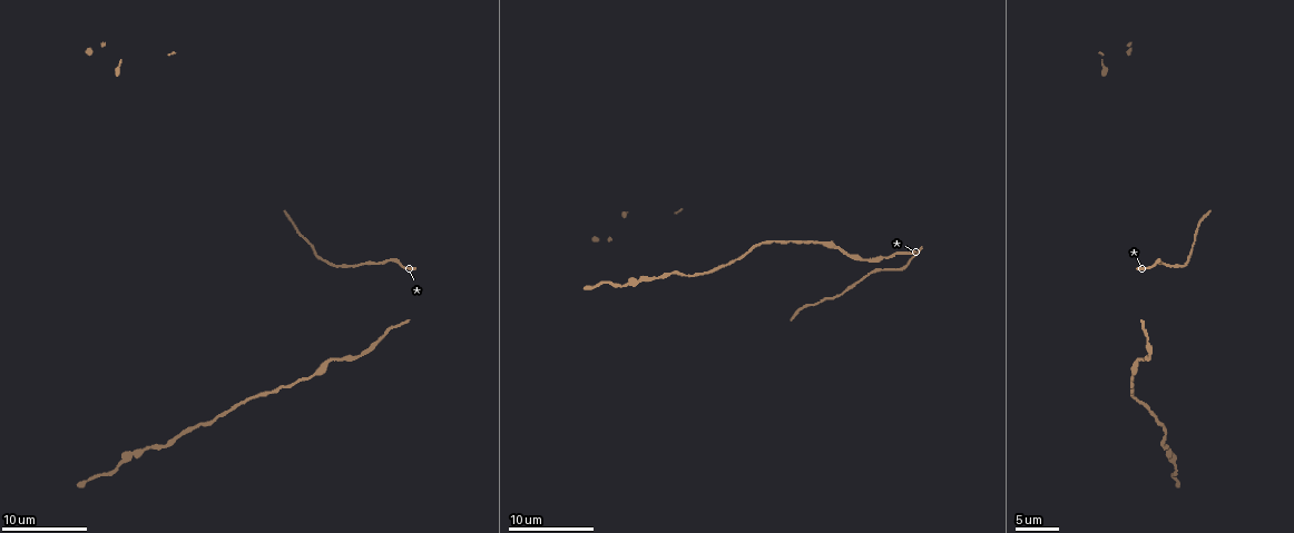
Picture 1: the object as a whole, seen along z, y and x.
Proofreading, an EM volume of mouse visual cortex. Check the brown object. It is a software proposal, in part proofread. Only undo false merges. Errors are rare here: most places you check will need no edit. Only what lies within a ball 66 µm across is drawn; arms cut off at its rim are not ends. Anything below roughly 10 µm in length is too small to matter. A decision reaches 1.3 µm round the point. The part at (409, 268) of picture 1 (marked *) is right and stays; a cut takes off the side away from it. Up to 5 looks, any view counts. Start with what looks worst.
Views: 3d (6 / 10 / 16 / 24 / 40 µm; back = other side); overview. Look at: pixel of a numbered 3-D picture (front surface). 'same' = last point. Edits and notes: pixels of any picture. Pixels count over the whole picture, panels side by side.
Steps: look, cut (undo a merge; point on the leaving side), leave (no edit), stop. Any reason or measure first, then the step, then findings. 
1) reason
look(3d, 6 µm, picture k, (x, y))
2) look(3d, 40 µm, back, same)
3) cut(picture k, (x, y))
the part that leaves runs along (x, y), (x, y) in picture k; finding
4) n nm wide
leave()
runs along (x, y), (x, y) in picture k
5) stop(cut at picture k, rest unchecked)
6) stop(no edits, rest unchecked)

sudden change in width
look(3d, 6 µm, picture 1, (319, 371))

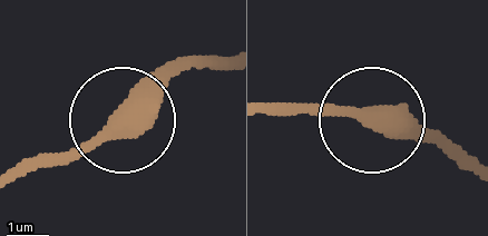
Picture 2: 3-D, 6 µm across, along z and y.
from behind
look(3d, 6 µm, back, picture 2, (367, 120))

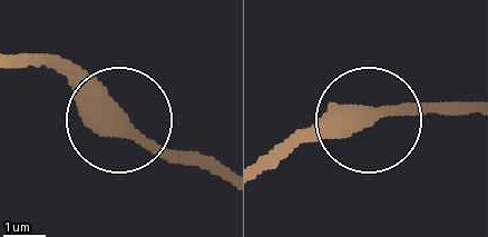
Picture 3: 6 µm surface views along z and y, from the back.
430 nm wide
leave()
one neuron here

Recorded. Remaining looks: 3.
calibre changes
look(3d, 6 µm, picture 1, (317, 253))

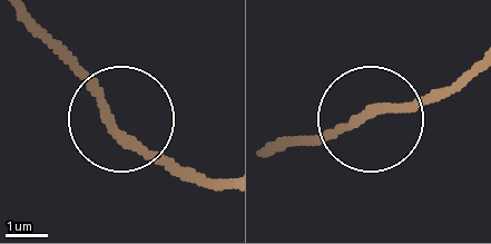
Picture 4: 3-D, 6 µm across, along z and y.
leave()
continuous, no second neuron

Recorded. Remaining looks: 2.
thin neck
look(3d, 10 µm, picture 1, (792, 243))

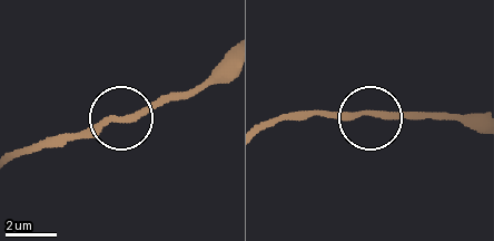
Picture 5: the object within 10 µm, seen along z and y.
look(3d, 6 µm, picture 5, (370, 112))

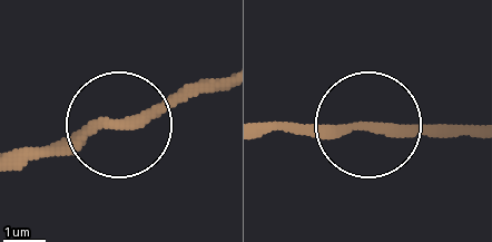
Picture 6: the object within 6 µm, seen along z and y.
leave()
one neuron here

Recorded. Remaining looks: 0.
stop(no edits, rest unchecked)

